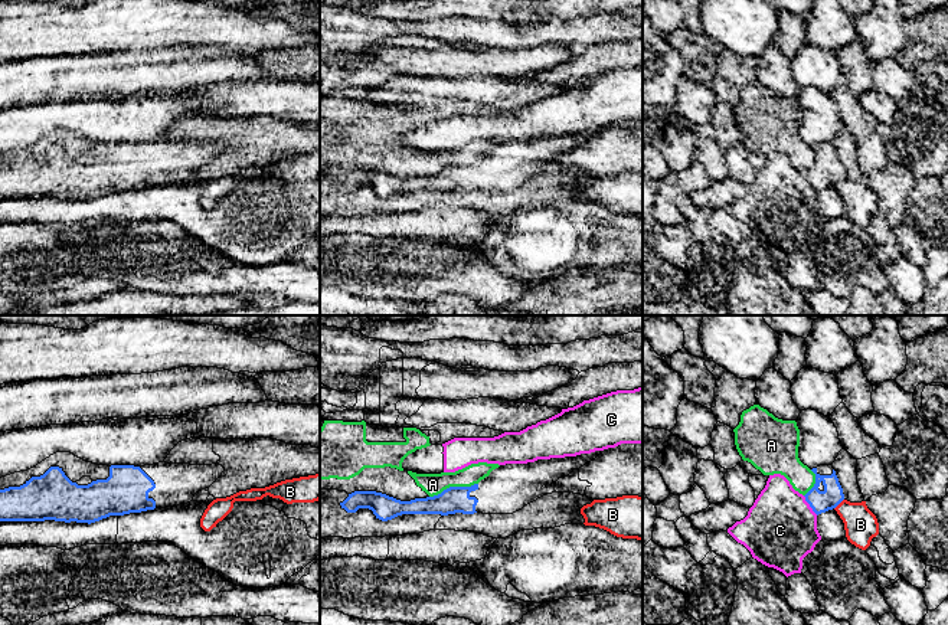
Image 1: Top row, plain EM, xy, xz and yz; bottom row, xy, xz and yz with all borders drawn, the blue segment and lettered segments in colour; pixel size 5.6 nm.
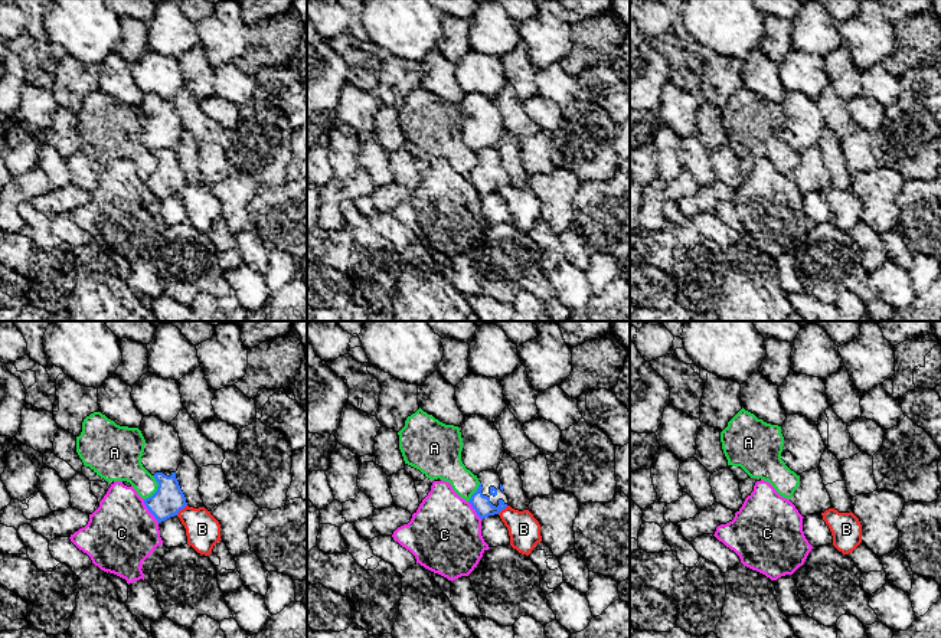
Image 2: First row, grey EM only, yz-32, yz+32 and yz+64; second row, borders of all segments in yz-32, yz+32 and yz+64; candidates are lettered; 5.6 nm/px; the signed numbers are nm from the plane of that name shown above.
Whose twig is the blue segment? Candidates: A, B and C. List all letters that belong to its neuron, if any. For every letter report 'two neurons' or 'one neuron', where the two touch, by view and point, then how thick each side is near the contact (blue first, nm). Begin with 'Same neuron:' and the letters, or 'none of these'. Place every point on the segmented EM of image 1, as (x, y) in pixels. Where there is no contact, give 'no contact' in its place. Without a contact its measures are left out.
Same neuron: none of these
A: two neurons | xz (453, 487) | 150/120 nm
B: two neurons | yz (839, 503) | 120/190 nm
C: two neurons | yz (810, 506) | 120/400 nm

